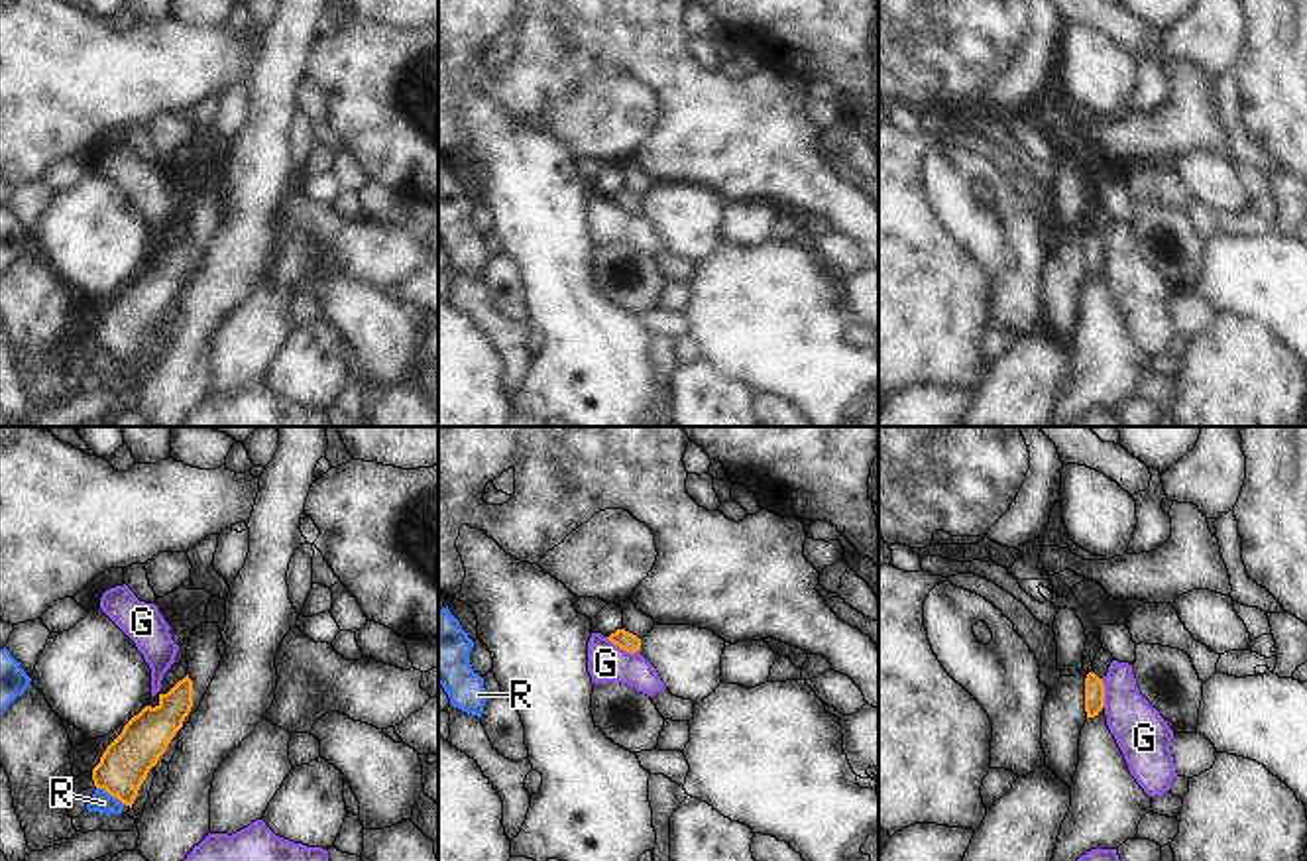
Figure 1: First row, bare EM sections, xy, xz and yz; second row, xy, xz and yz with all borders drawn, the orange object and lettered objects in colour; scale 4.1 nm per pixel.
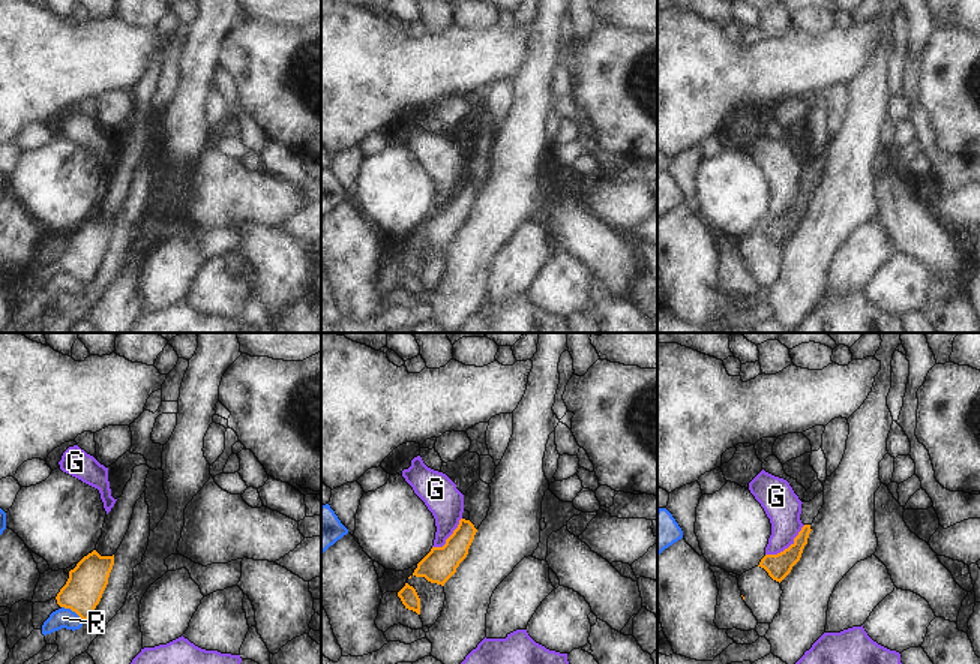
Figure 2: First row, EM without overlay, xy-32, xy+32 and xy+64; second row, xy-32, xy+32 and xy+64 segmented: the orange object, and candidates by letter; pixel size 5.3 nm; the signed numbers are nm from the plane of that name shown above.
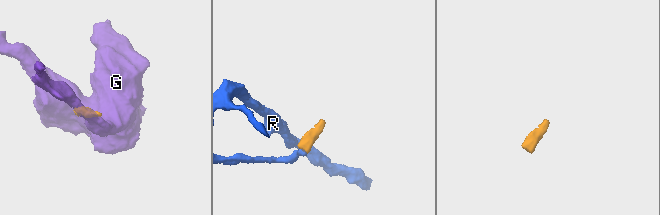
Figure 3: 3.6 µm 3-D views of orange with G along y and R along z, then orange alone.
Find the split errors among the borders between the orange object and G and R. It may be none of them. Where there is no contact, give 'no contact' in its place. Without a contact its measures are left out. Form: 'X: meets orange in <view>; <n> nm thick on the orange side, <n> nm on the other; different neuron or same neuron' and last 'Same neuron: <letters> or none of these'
G: meets orange in xz; 80 nm thick on the orange side, 160 nm on the other; different neuron
R: meets orange in xy; 200 nm thick on the orange side, 90 nm on the other; different neuron
Same neuron: none of these

